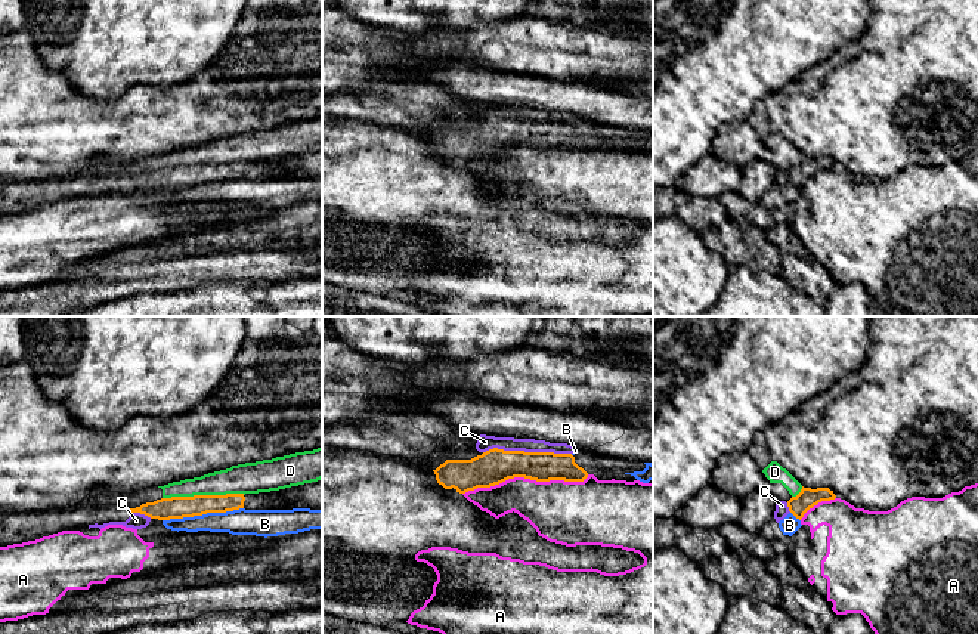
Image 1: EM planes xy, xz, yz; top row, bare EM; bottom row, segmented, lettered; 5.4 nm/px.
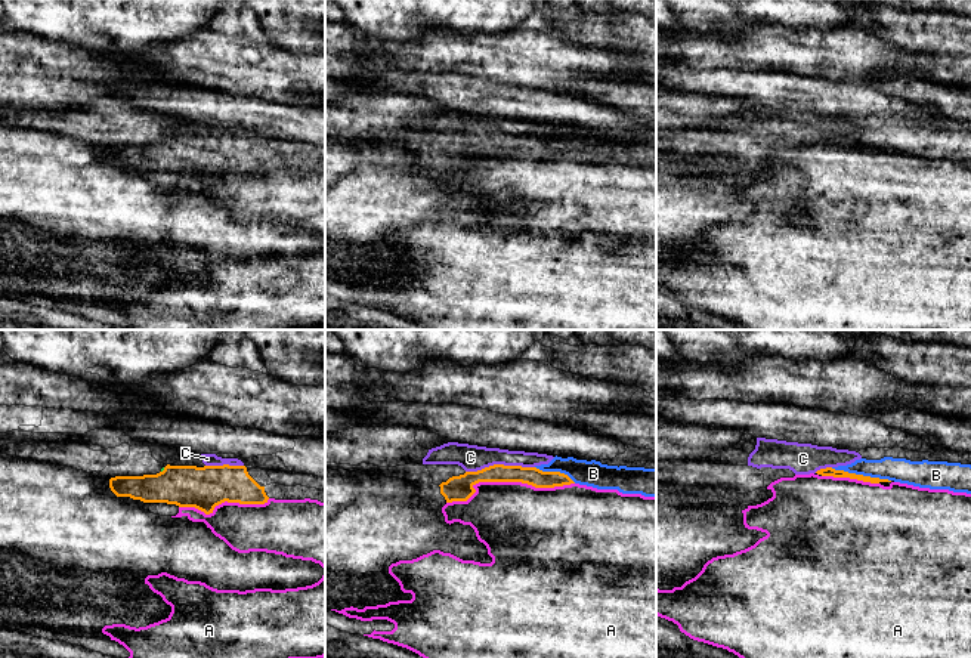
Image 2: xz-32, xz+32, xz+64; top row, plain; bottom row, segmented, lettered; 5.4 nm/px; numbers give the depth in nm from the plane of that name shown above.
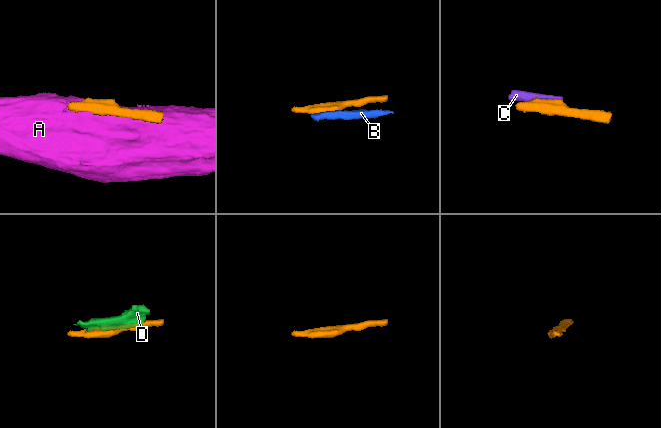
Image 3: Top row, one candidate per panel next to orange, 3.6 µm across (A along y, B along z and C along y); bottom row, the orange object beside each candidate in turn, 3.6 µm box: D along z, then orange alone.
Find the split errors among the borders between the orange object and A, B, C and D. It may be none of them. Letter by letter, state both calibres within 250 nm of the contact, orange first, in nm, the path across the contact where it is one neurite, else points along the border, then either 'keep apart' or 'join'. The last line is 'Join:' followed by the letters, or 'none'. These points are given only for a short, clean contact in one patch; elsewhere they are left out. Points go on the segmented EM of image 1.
A: 190 nm thick on the orange side, 320 nm on the other; keep apart
B: 130 nm thick on the orange side, 140 nm on the other; border along xy (243, 507), (163, 520); keep apart
C: 190 nm thick on the orange side, 80 nm on the other; join
D: 130 nm thick on the orange side, 160 nm on the other; keep apart
Join: C

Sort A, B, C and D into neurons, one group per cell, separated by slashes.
A / B / C / D

